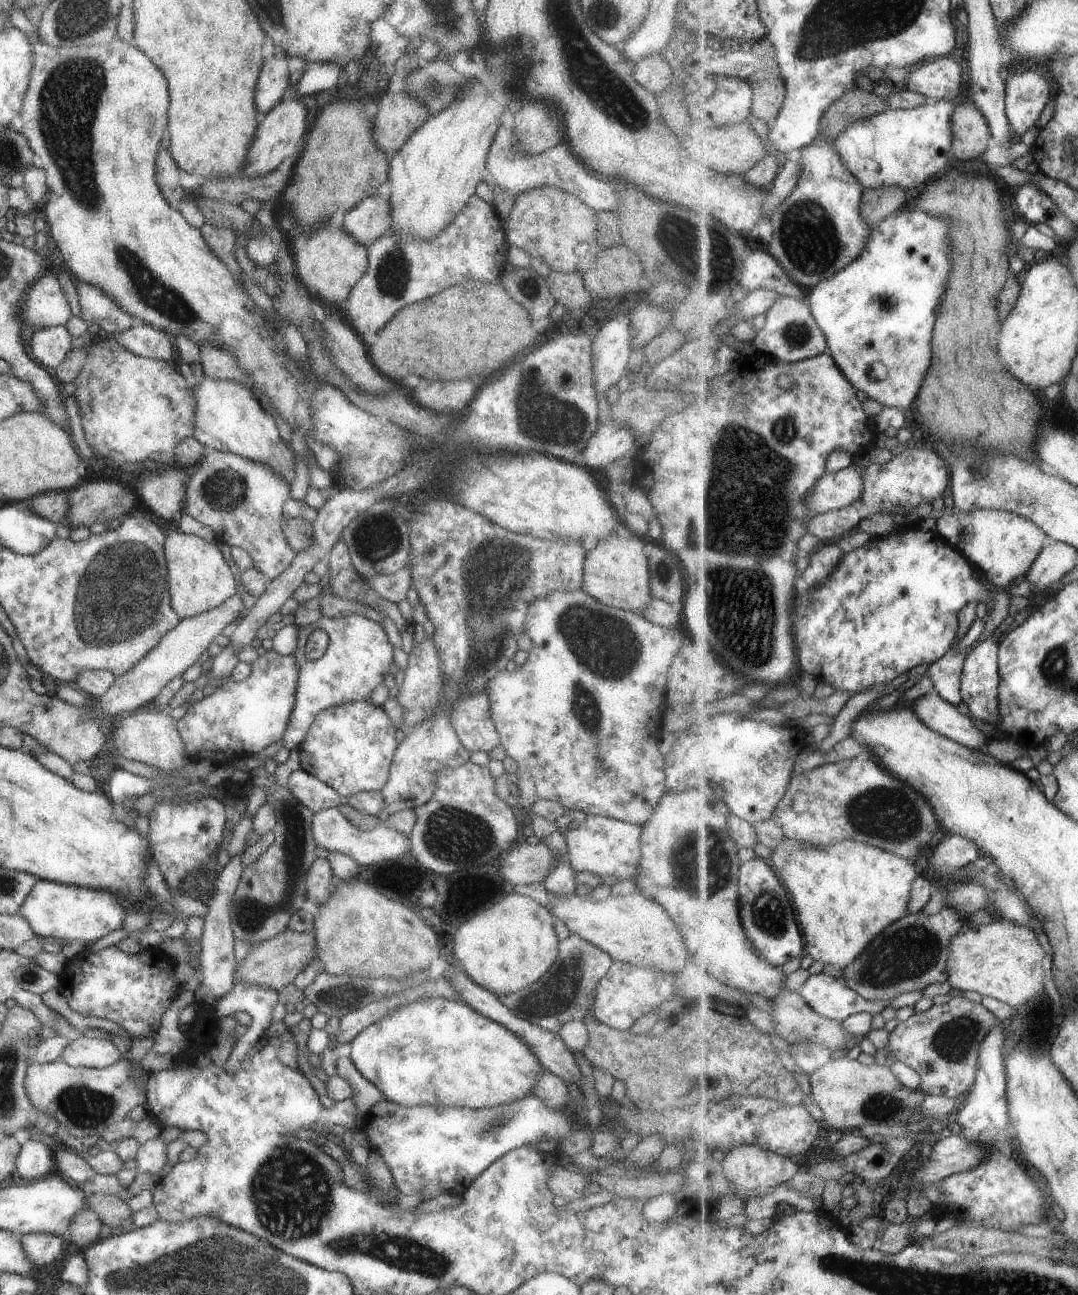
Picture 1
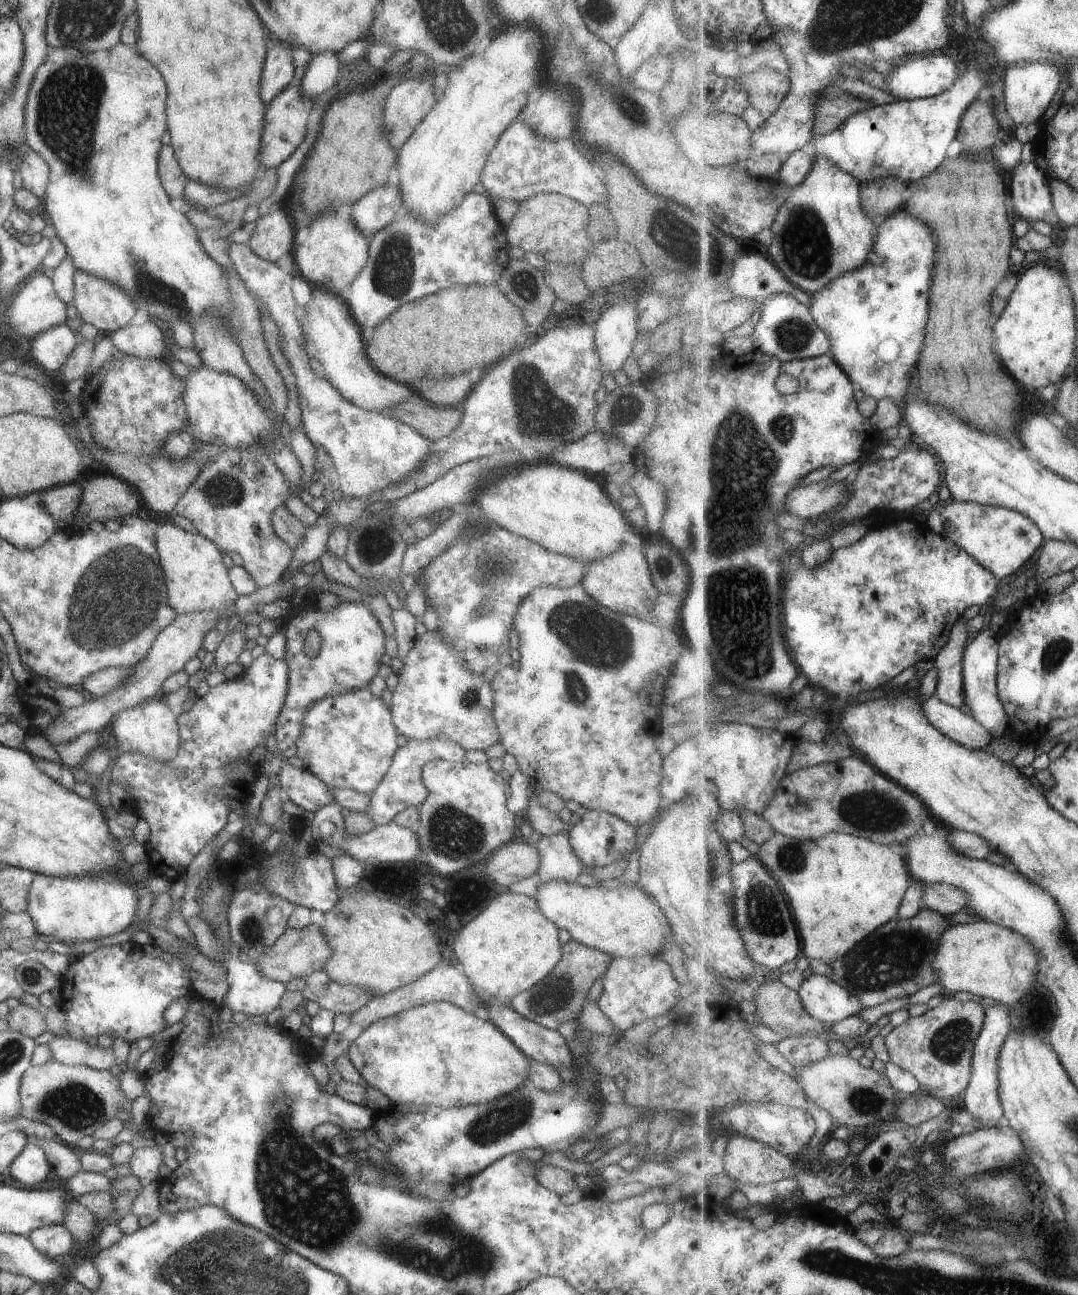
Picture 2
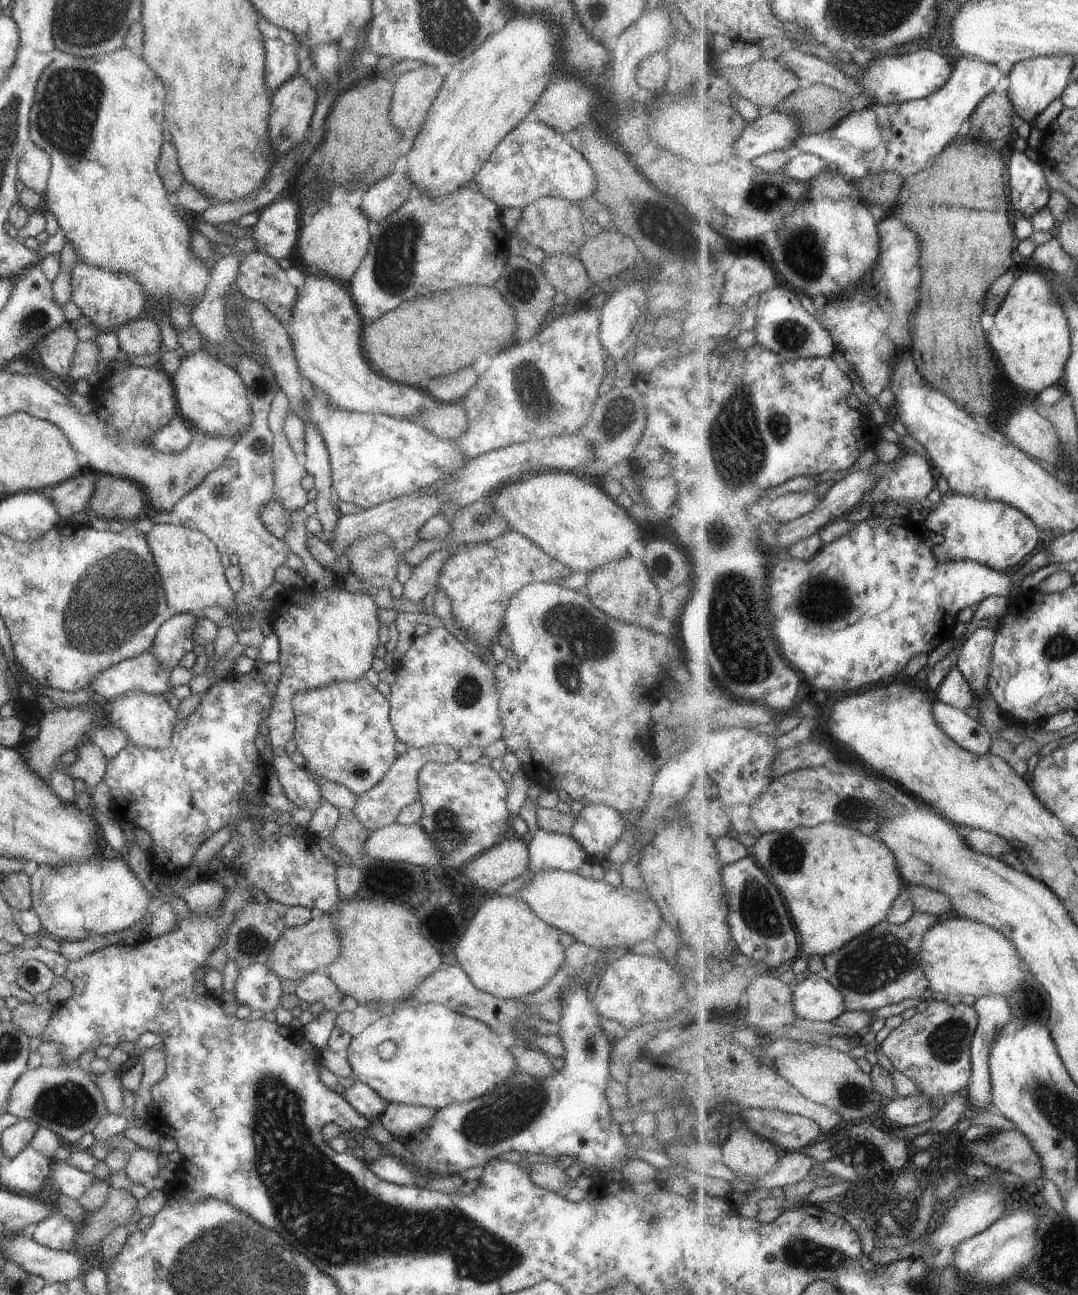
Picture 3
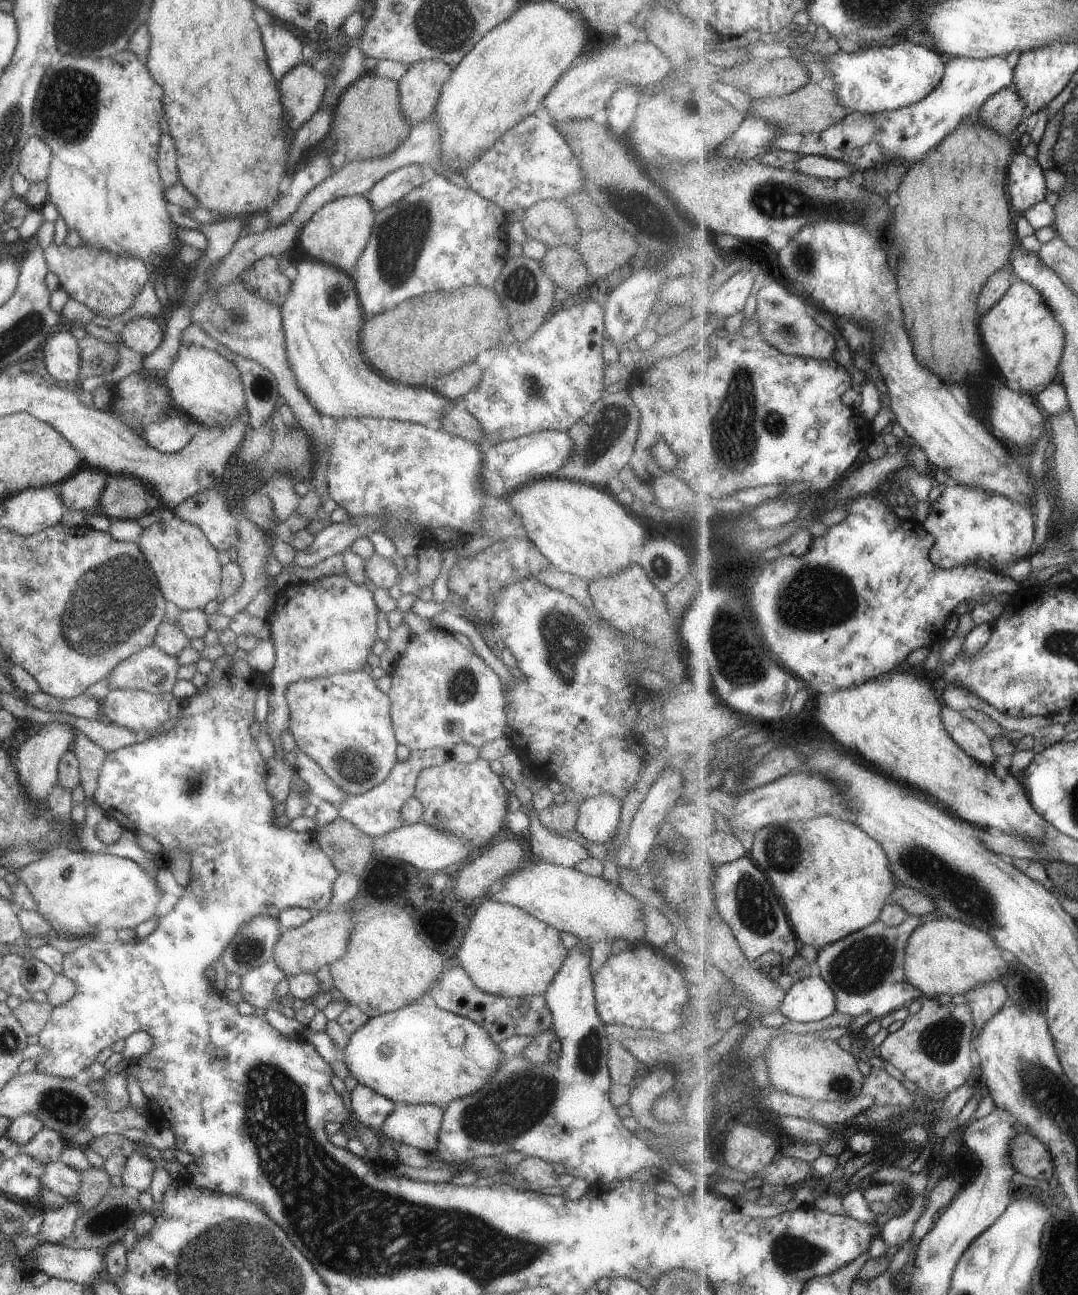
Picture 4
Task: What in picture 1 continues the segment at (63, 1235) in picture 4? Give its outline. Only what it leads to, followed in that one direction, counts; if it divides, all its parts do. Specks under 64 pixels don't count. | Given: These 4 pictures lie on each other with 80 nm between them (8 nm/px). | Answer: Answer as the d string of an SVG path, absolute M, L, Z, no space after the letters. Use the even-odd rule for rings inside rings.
M47 1233L24 1234L18 1241L23 1249L24 1257L35 1269L58 1261L69 1248L66 1238Z

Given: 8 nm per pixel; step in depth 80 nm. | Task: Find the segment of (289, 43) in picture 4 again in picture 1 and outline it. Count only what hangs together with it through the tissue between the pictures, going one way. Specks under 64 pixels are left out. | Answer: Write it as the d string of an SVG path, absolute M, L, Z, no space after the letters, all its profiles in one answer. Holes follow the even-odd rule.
M279 51L277 54L274 52L270 58L263 59L253 94L253 104L260 118L280 102L279 96L289 86L287 60L287 56Z

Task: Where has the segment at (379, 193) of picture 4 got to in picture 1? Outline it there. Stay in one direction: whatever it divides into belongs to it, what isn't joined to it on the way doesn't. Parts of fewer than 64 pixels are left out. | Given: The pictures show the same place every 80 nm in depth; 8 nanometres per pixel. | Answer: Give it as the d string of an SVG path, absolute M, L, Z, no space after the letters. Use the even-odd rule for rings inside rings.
M376 194L360 200L344 214L342 229L354 241L369 246L378 236L388 230L390 207L388 200Z

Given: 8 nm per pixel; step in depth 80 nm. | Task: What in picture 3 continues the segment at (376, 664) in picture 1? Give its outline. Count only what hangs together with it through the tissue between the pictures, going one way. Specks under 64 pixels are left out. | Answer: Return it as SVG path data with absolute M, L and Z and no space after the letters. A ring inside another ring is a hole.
M340 581L318 593L287 585L275 599L269 615L272 632L277 635L280 677L270 711L264 720L269 733L267 746L271 750L272 772L278 778L288 802L299 808L314 811L323 802L316 782L309 780L304 770L294 765L283 746L292 738L294 712L291 699L298 691L326 687L335 681L356 681L371 668L373 652L378 644L380 624L375 615L372 596L347 592Z

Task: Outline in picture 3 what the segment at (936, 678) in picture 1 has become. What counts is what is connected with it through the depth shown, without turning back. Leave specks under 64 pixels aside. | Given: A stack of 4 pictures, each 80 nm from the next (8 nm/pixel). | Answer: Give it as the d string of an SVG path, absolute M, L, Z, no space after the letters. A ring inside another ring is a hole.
M958 662L948 670L948 673L938 685L936 696L939 701L956 706L961 710L967 710L971 706L978 708L981 702L981 696L971 688L969 681L958 667Z

